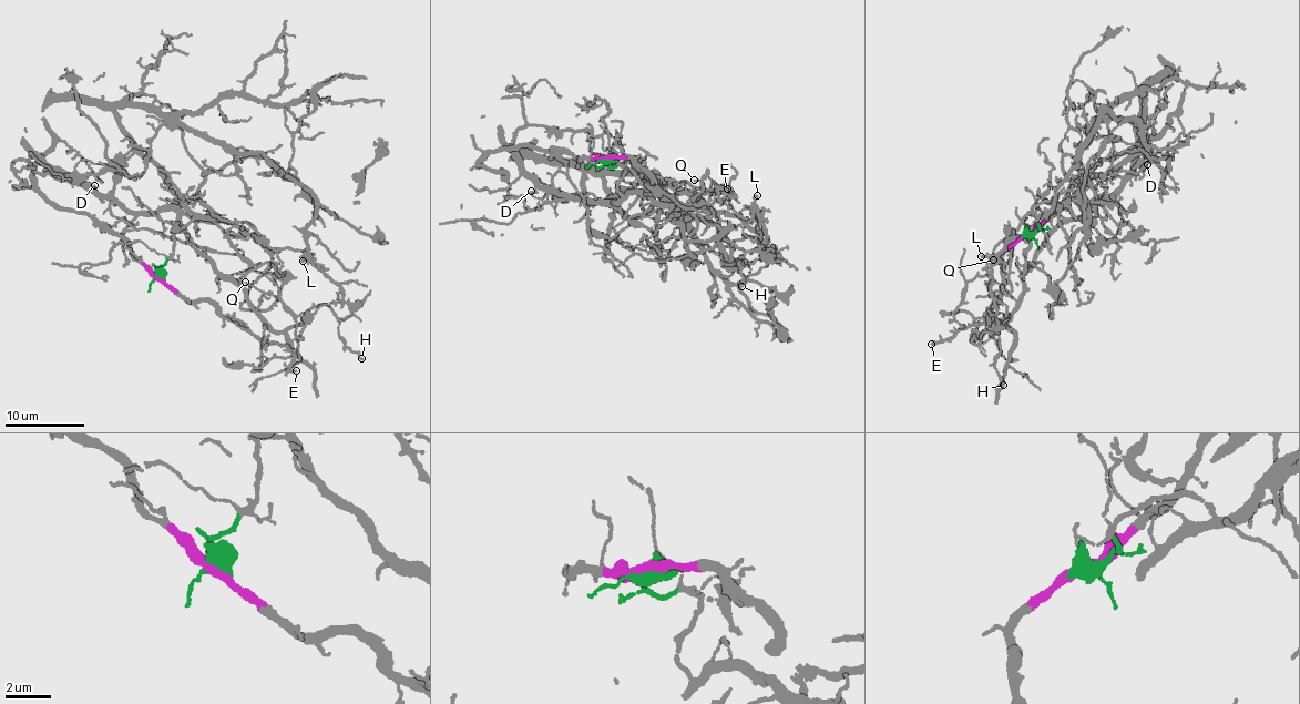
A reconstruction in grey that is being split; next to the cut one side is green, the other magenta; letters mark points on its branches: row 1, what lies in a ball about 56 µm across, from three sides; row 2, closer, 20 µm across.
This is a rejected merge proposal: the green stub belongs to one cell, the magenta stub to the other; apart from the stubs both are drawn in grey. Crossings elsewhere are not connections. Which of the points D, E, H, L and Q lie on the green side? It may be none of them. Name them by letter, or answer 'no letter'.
D, H, L, Q

